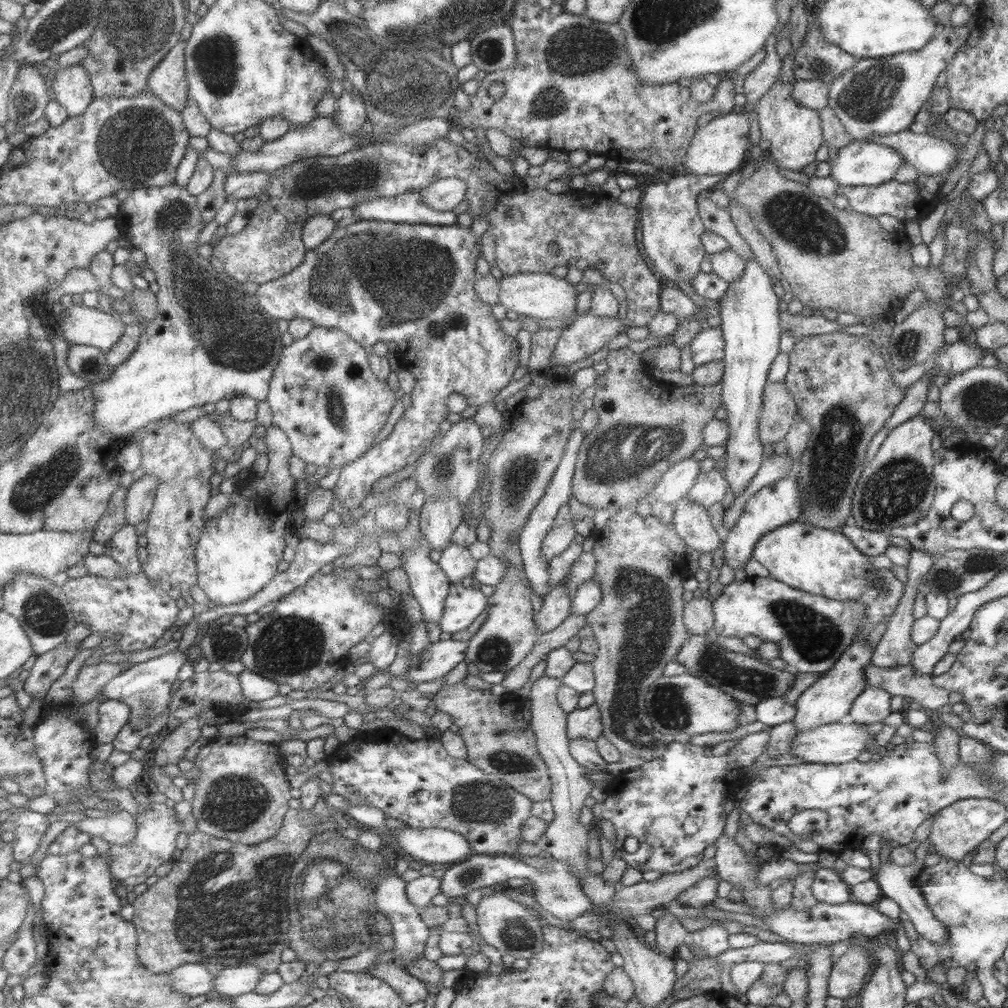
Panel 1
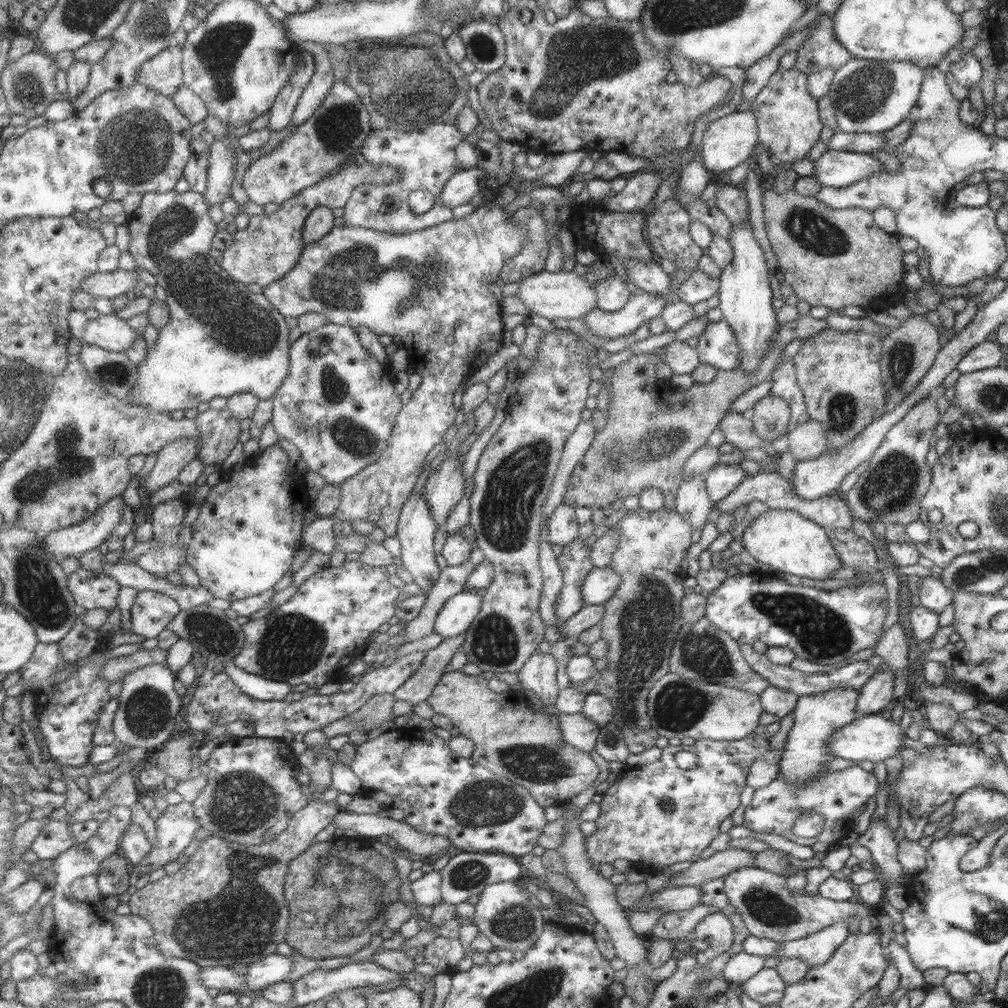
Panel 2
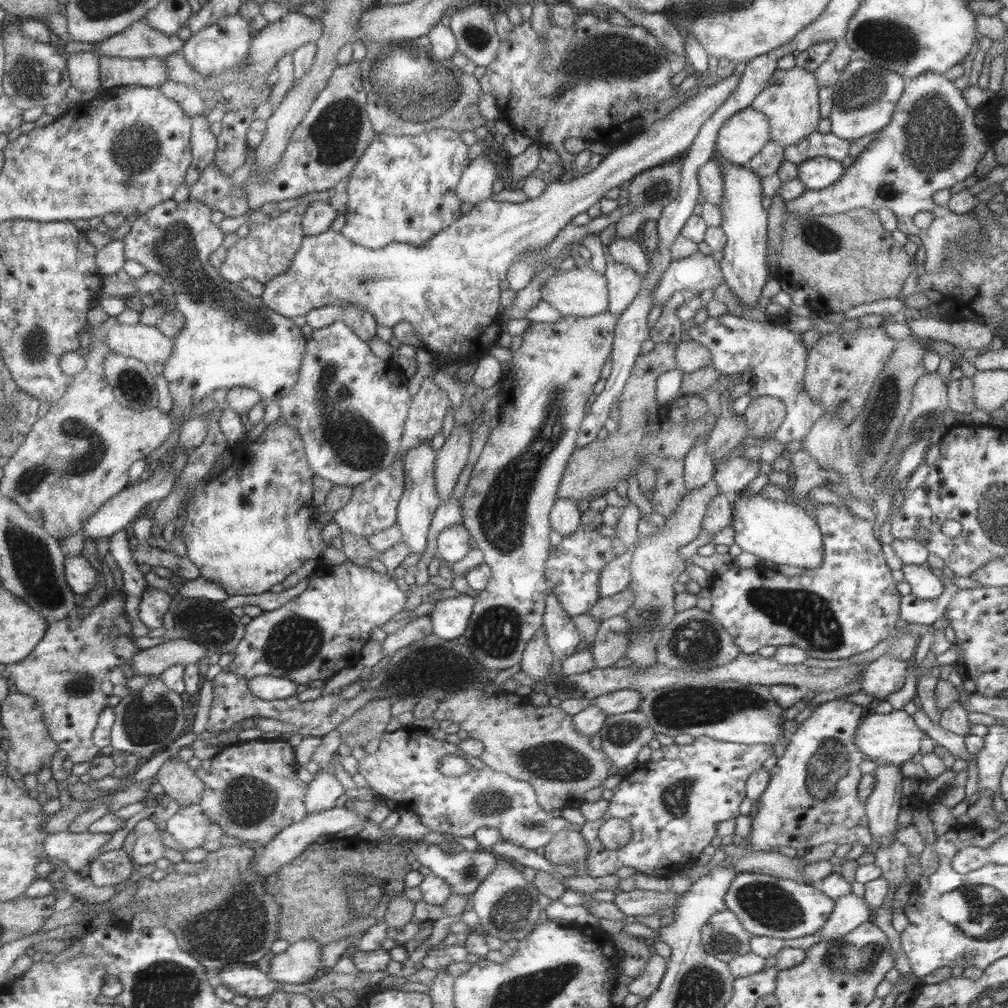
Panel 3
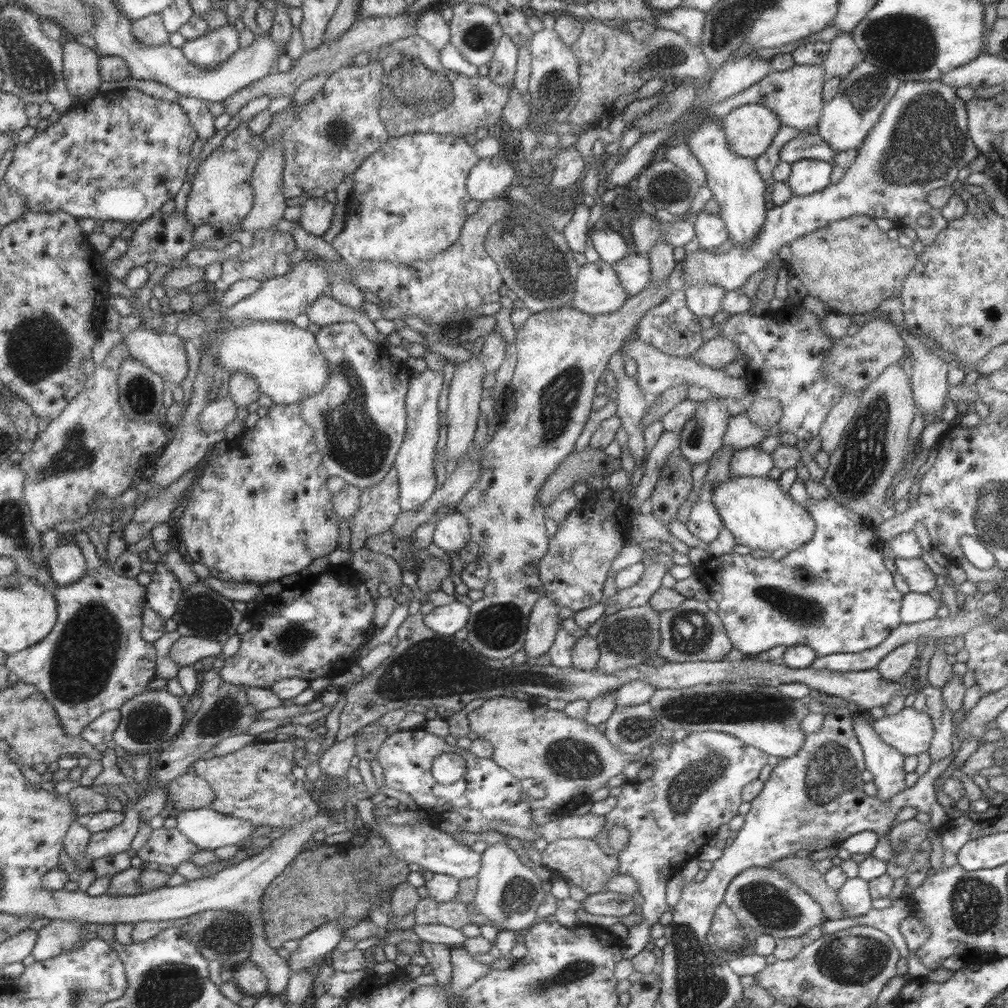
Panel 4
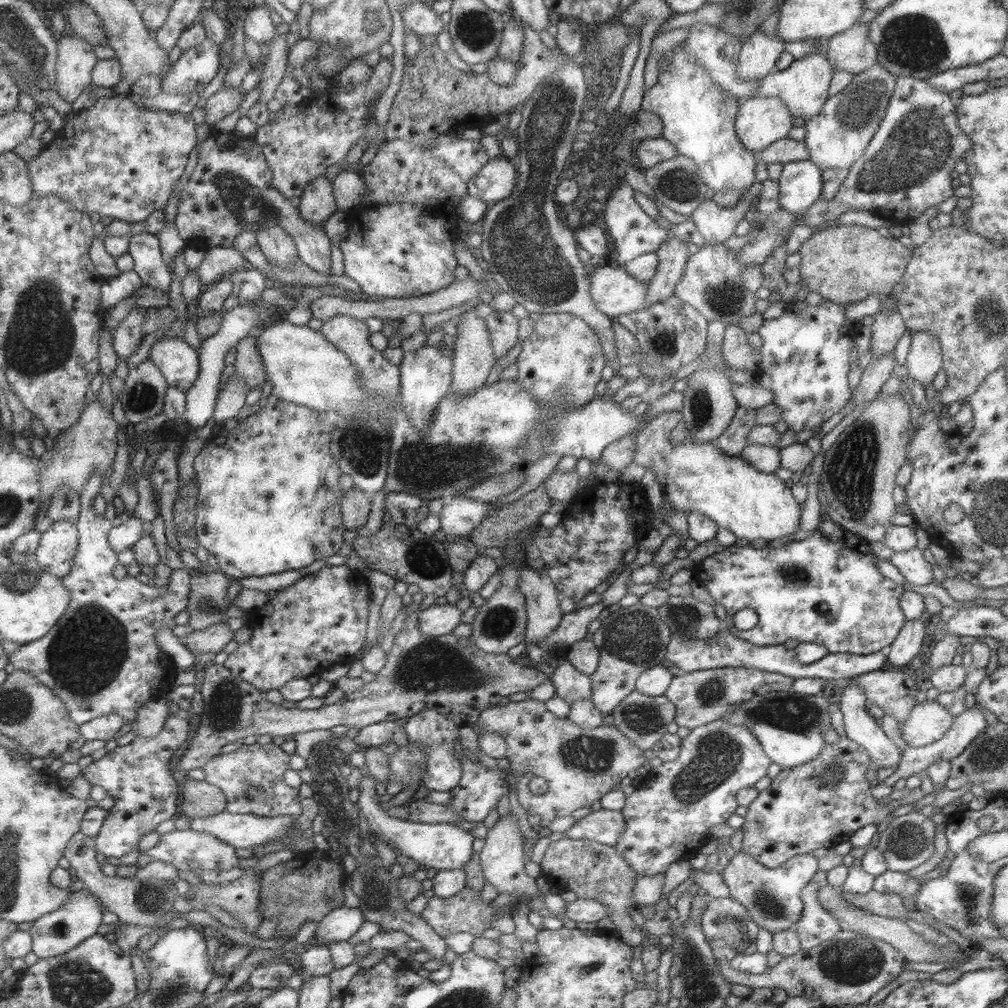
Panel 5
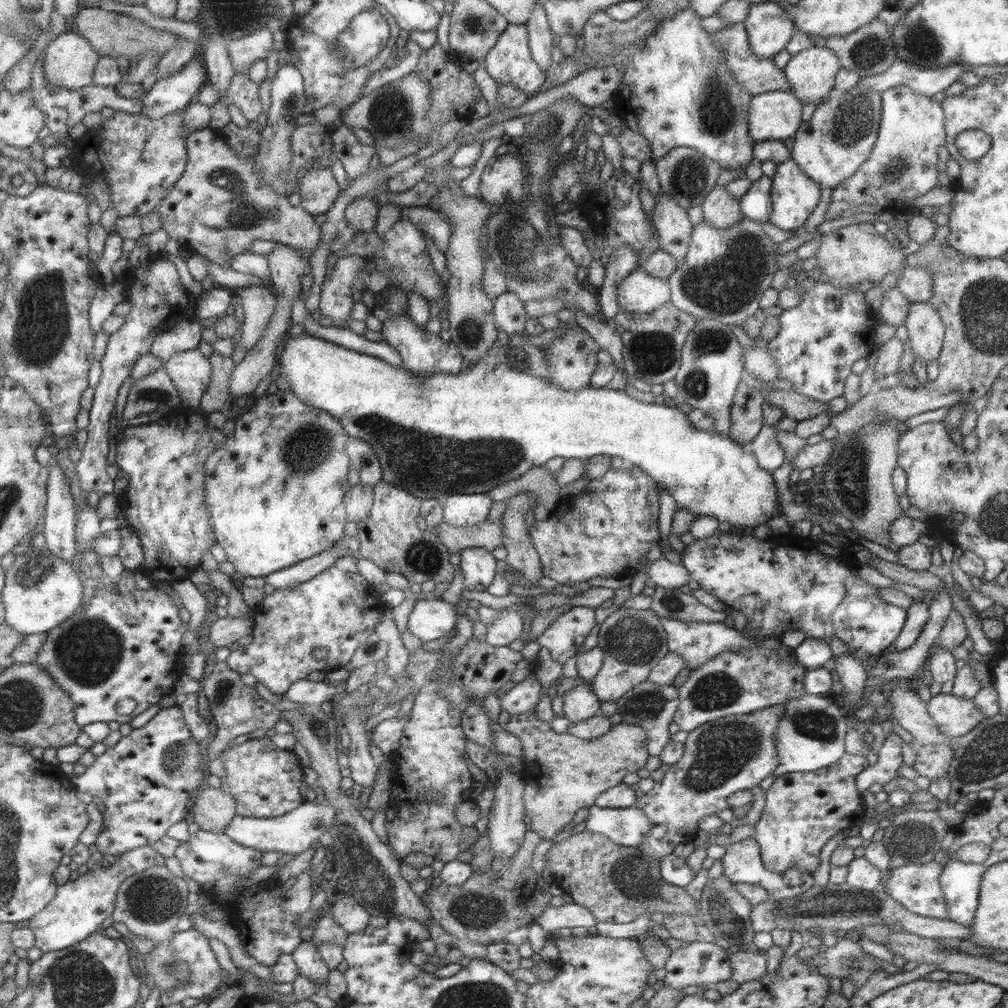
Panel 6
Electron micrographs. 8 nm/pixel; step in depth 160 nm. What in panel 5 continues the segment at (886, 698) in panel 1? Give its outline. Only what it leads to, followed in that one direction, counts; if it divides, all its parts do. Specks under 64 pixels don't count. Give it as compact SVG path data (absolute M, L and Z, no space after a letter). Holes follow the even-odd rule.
M925 617L915 620L906 620L899 629L897 636L888 646L890 651L886 657L893 669L899 669L904 664L907 664L911 659L923 649L923 644L926 640Z

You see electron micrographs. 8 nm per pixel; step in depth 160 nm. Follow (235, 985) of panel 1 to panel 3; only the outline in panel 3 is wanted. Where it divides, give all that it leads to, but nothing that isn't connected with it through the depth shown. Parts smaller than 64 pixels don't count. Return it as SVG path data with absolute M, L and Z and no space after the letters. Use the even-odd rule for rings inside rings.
M301 940L289 944L284 952L273 956L267 978L284 984L287 988L305 984L309 979L314 980L323 972L321 948L315 940Z

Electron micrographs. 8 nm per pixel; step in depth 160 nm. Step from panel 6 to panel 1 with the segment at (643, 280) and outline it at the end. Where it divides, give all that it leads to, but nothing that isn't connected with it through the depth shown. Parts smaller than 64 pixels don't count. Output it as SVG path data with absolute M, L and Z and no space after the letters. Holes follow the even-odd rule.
M517 273L502 276L499 283L499 300L507 310L518 315L542 319L547 323L559 323L566 318L575 317L576 292L565 277L559 278L550 273Z

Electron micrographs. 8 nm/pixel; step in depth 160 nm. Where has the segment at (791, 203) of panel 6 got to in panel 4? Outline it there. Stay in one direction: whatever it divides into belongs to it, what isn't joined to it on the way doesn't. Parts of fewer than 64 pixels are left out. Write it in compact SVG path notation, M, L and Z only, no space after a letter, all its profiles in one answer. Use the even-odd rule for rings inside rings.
M796 160L790 164L785 183L793 196L807 196L823 190L834 179L833 166L822 160Z

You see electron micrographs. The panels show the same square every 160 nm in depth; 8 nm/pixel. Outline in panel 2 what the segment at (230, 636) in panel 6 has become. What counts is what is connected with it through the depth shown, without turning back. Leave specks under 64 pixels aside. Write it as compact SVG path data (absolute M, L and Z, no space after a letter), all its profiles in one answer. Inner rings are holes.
M154 647L152 649L140 649L136 653L127 656L113 657L100 672L100 677L111 682L123 681L133 671L152 664L163 664L169 656L169 649Z

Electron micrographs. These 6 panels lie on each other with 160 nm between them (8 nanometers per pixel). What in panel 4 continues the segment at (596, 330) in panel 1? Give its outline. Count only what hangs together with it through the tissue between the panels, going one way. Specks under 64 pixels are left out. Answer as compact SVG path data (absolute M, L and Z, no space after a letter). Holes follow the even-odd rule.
M940 80L901 81L895 95L887 101L873 128L856 148L858 153L853 164L841 176L834 177L831 183L819 192L807 196L791 195L783 204L773 205L767 209L759 232L755 233L748 243L731 247L724 253L704 252L702 249L687 253L687 260L683 264L684 286L705 281L719 285L726 291L738 290L754 272L769 264L769 260L782 246L788 245L798 236L809 234L815 229L853 214L867 214L873 220L885 218L891 220L898 229L904 227L913 229L920 242L928 245L939 231L947 227L948 222L941 217L940 209L932 209L925 201L927 194L935 188L949 186L955 182L957 171L978 156L978 150L967 134L966 122L963 100L957 97L955 89L942 84ZM921 216L931 217L932 224L926 228L919 227L917 219Z

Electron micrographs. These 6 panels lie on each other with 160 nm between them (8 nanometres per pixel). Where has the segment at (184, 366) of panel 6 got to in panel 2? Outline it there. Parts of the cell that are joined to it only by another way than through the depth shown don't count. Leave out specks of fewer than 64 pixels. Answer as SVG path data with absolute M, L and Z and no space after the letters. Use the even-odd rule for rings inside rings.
M100 314L95 320L88 320L83 331L86 345L96 344L108 351L125 353L136 343L139 333L129 324L127 319L115 314Z

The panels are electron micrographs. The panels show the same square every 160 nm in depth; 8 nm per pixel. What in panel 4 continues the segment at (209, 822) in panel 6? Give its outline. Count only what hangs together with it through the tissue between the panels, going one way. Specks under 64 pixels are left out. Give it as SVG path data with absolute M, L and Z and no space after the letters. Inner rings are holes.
M187 773L172 780L168 792L173 813L207 808L217 798L211 783L195 773Z

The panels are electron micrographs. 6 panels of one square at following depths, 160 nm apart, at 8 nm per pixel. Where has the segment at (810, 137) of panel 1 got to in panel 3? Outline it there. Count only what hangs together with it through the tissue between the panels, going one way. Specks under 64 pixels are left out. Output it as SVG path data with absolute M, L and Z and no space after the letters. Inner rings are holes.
M798 66L787 71L776 69L750 106L767 117L770 126L769 141L777 141L783 148L795 144L815 131L819 122L818 88L813 72Z

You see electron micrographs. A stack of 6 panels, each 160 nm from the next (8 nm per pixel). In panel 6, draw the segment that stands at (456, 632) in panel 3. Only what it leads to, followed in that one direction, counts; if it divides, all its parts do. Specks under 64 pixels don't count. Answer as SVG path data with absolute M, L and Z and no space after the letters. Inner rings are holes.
M428 595L426 599L414 602L408 614L406 629L424 644L451 631L456 626L456 616L454 604Z

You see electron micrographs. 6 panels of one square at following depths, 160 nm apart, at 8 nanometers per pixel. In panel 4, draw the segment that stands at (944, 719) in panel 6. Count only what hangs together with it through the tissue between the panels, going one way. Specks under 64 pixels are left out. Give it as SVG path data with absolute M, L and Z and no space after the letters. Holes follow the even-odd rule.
M903 708L893 716L873 719L873 730L879 738L903 756L925 752L930 745L934 728L925 711Z

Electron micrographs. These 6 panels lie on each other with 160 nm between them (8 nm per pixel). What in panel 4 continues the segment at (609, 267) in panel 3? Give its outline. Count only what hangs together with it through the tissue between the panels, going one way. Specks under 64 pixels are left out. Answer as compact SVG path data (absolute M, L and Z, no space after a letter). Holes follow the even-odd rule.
M629 253L611 264L628 298L650 282L651 263L647 254Z

